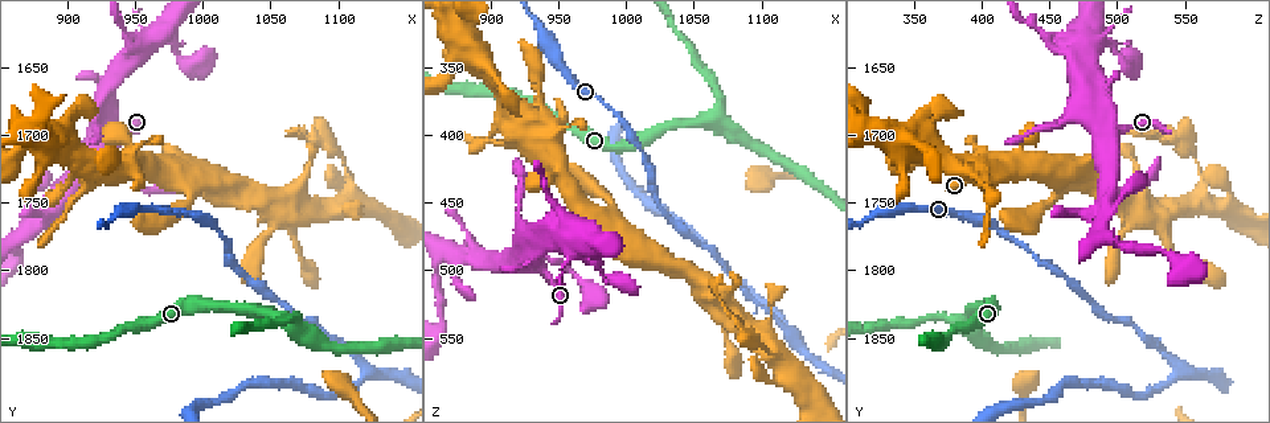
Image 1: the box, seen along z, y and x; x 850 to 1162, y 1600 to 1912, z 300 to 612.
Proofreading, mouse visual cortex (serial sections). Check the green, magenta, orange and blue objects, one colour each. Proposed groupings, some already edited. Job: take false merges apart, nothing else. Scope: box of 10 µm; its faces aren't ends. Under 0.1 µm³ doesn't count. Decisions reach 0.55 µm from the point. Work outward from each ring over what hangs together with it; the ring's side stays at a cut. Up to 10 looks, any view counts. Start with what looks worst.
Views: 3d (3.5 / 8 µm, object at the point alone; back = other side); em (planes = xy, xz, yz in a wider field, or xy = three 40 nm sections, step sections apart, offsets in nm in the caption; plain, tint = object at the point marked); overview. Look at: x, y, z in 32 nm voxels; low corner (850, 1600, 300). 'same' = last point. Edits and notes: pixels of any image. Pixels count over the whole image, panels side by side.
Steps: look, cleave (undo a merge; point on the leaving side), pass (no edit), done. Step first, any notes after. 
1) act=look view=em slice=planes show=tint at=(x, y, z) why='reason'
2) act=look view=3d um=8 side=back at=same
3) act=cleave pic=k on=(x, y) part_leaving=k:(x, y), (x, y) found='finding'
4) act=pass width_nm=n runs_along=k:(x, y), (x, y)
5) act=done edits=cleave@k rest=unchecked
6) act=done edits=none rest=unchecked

act=look view=3d um=8 side=back at=(1118, 1874, 542) why='two arms in line, one across'

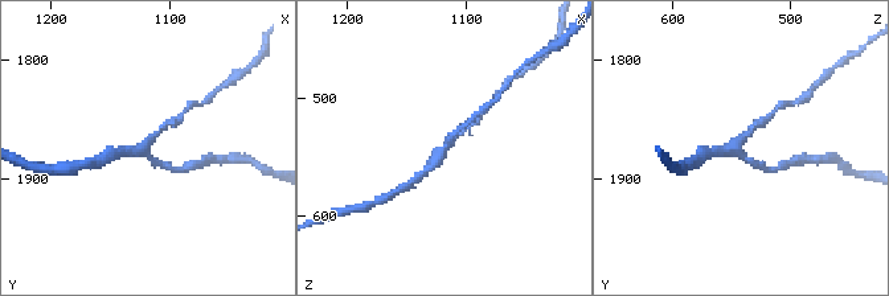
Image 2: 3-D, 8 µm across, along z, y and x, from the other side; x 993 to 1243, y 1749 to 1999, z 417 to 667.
act=look view=3d um=3.5 at=same why='closer look'

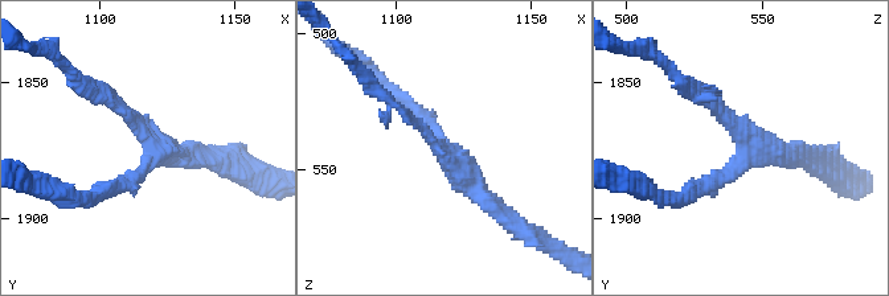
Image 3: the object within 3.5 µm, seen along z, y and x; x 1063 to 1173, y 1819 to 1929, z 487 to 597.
act=pass runs_along=3:(94, 86), (151, 143), (135, 180), (110, 188) found='continuous, no second cell'

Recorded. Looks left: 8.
act=look view=3d um=3.5 at=(1066, 1840, 388) why='a fork'

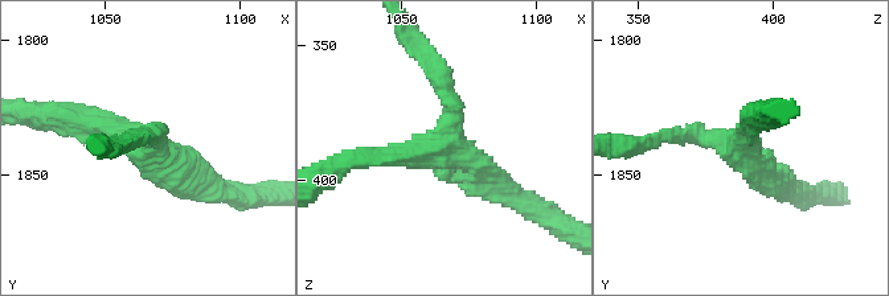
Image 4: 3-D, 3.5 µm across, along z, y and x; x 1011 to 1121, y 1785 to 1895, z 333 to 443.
act=look view=em slice=planes show=tint at=(1065, 1841, 387)

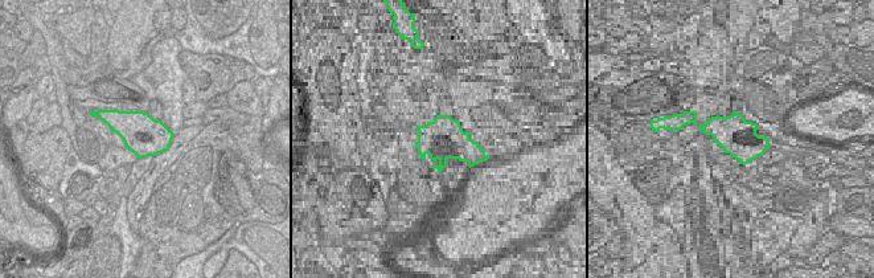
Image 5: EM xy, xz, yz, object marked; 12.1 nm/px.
act=pass width_nm=480 runs_along=4:(69, 116), (211, 186) found='one cell here'

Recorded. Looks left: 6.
act=look view=3d um=3.5 at=(964, 1634, 482) why='small branch off a trunk'

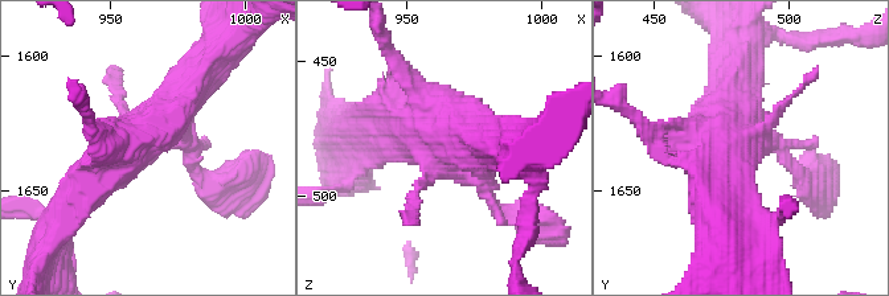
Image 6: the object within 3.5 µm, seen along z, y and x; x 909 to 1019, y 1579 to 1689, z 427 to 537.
act=look view=em slice=xy step=3 show=tint at=(962, 1633, 483) why='need the tissue'

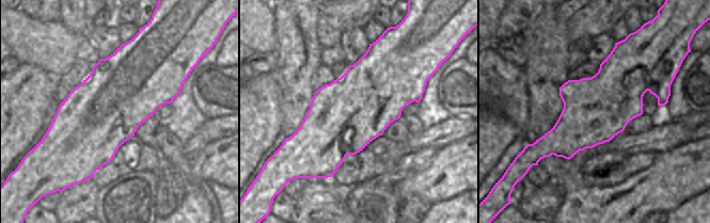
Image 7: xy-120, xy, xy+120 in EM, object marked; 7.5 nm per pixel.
act=pass found='all the same cell'

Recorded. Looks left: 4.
act=look view=3d um=3.5 at=(950, 1720, 424) why='arms part here'

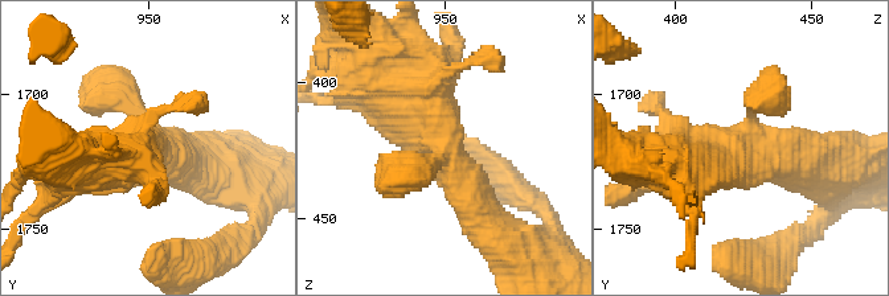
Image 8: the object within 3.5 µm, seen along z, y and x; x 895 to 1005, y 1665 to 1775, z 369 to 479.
act=look view=em slice=planes show=tint at=(952, 1721, 426) arms=3 arm_widths_nm=300,500,500 why='shape alone is not enough'

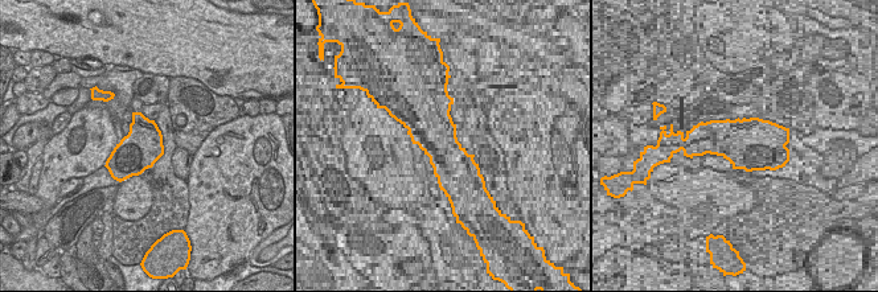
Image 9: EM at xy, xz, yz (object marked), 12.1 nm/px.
act=pass runs_along=8:(431, 68), (435, 135), (488, 223) found='continuous, no second cell'

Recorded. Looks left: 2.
act=done edits=none rest=unchecked

